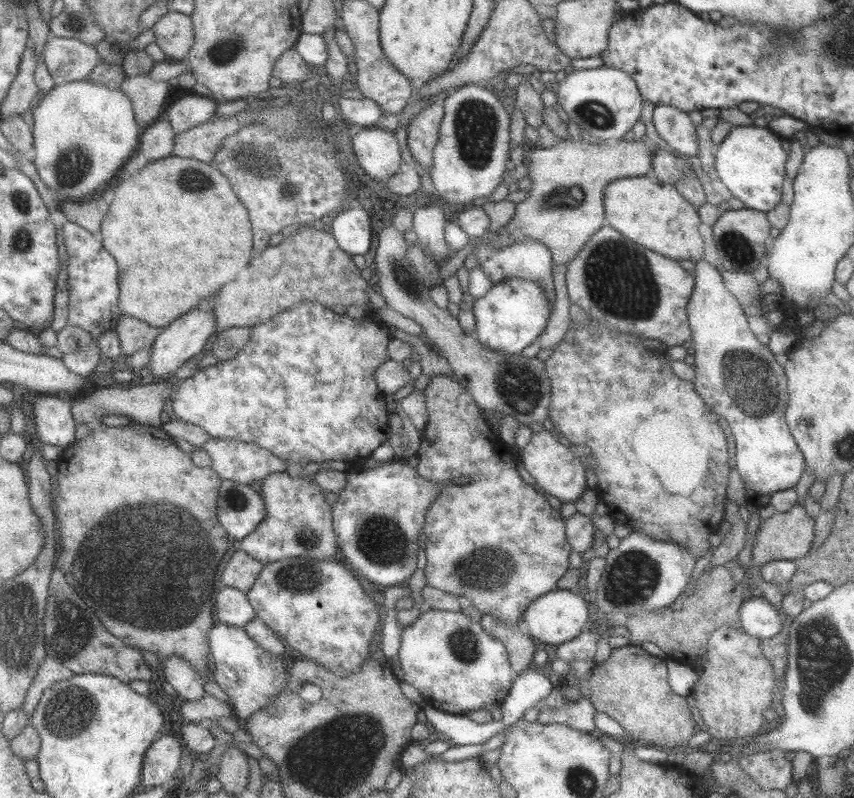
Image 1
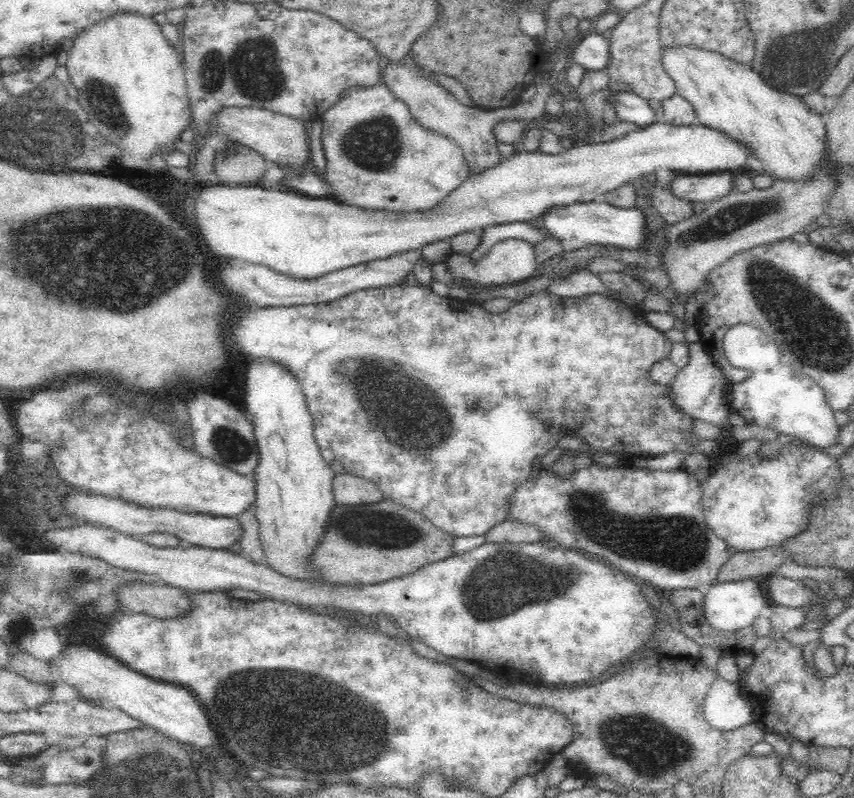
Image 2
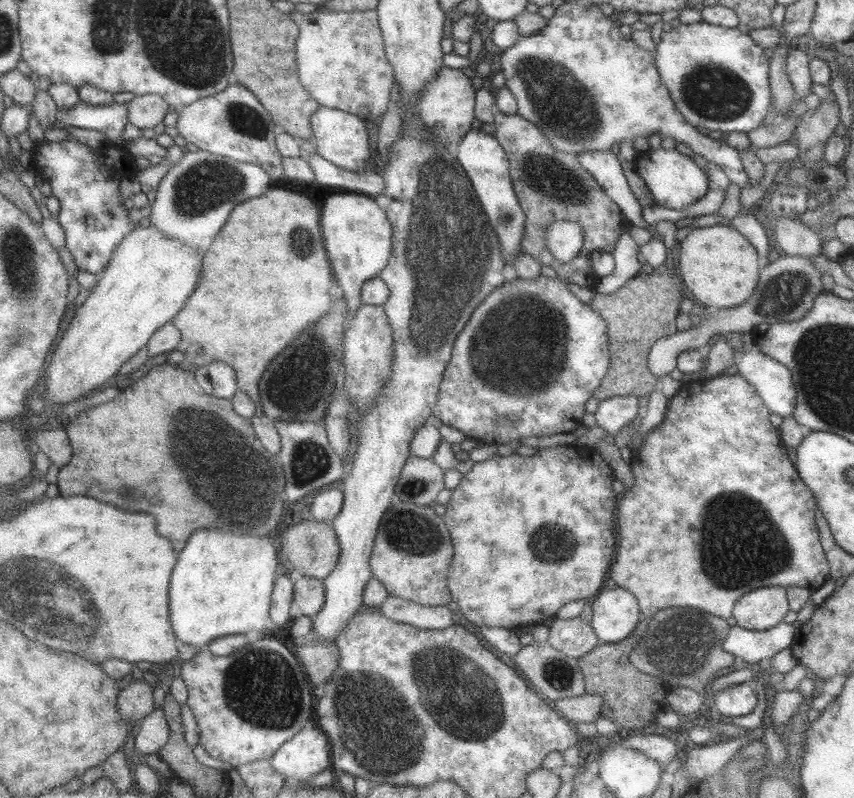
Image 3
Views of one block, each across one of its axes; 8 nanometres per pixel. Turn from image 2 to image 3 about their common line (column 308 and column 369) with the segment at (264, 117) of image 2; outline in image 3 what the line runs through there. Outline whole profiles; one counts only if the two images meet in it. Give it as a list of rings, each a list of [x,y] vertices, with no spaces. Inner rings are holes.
[[[324,105],[314,113],[312,127],[316,133],[318,152],[346,170],[366,172],[368,162],[372,160],[372,146],[370,146],[370,130],[372,122],[345,110],[327,108]]]

